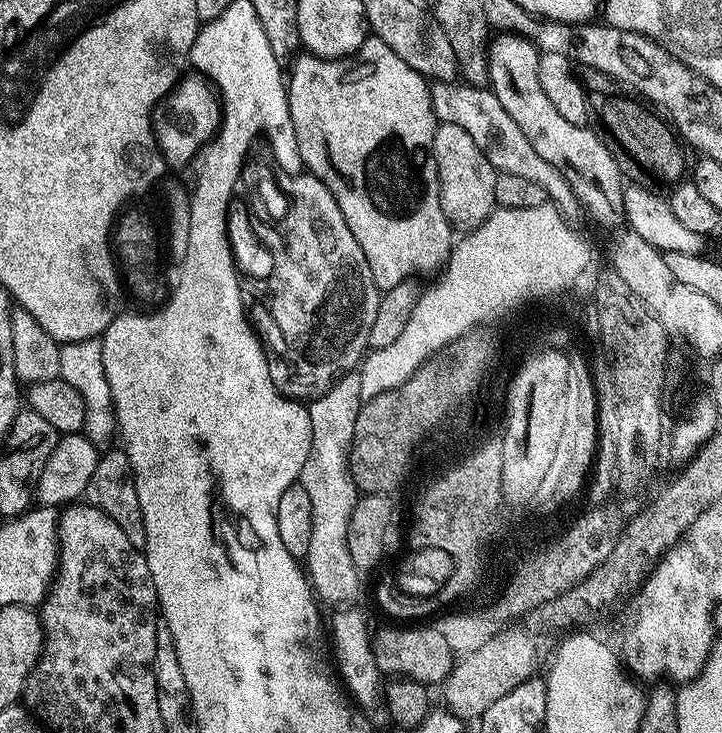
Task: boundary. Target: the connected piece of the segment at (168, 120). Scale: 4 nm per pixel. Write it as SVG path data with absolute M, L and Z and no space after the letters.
M187 71L152 112L153 132L163 163L172 168L188 165L219 132L222 120L223 107L208 78L198 71Z

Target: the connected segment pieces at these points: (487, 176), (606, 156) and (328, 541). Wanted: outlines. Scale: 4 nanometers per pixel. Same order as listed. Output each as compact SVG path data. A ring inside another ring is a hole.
M440 124L437 127L434 134L434 158L440 171L442 210L449 224L456 230L471 230L482 226L482 222L486 222L486 218L490 218L498 206L494 198L498 175L496 167L489 162L486 154L482 154L478 142L474 142L474 138L470 138L462 126L453 124Z
M500 34L488 46L488 84L502 102L502 110L518 122L518 130L526 134L530 146L538 150L538 158L546 158L554 170L566 178L575 203L588 211L588 216L604 228L616 228L624 220L625 177L610 150L591 127L566 122L554 102L546 98L542 82L538 82L540 52L524 36Z
M353 370L336 381L328 392L323 392L307 405L312 441L306 466L302 466L298 474L298 482L306 490L314 509L314 531L310 534L306 575L315 595L325 605L352 600L360 592L362 576L350 558L348 545L350 514L354 514L354 506L358 499L356 483L352 481L352 473L348 470L348 454L352 451L354 426L360 413L361 390L359 371Z

